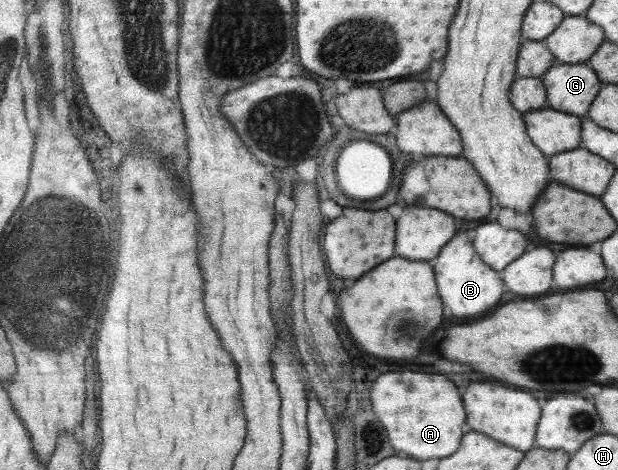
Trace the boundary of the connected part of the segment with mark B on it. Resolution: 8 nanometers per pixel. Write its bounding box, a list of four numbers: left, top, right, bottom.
[432,233,506,319]

